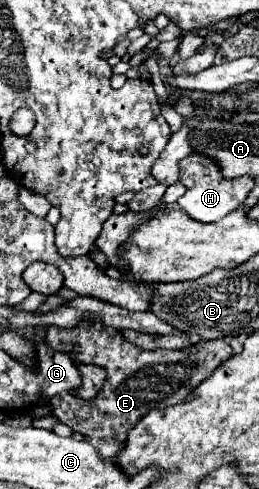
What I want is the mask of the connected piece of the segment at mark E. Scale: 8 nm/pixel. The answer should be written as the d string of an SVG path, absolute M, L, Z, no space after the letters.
M83 320L77 328L57 328L51 326L47 330L47 340L53 348L59 348L63 342L73 342L77 350L77 360L81 364L97 364L107 370L107 382L95 400L83 400L77 396L57 396L51 400L53 414L61 420L61 424L71 426L75 432L85 434L85 438L101 448L103 456L109 460L117 458L121 450L125 450L127 432L153 408L167 408L185 400L201 380L207 380L225 360L233 356L227 340L201 340L181 350L153 350L145 352L133 348L123 334L115 328L103 326L101 322Z

